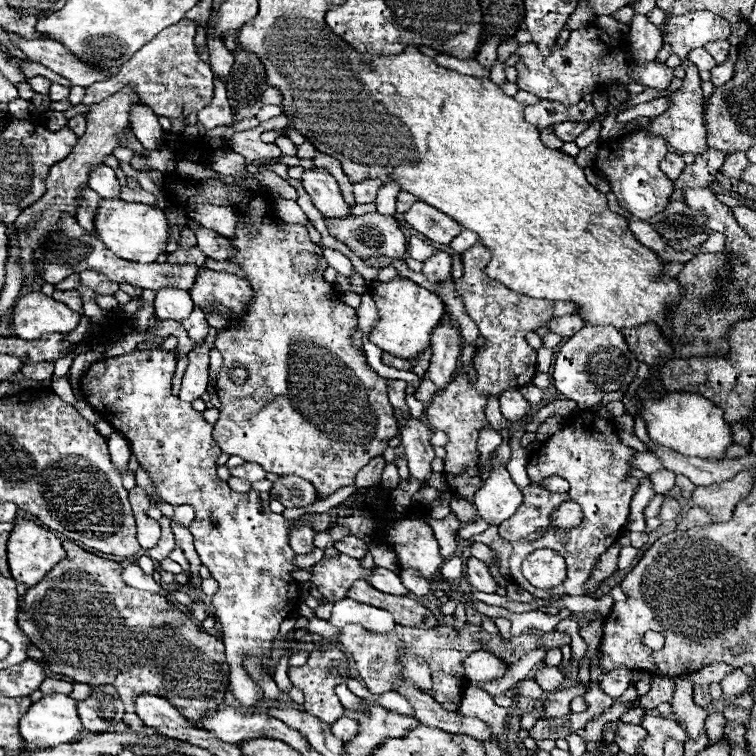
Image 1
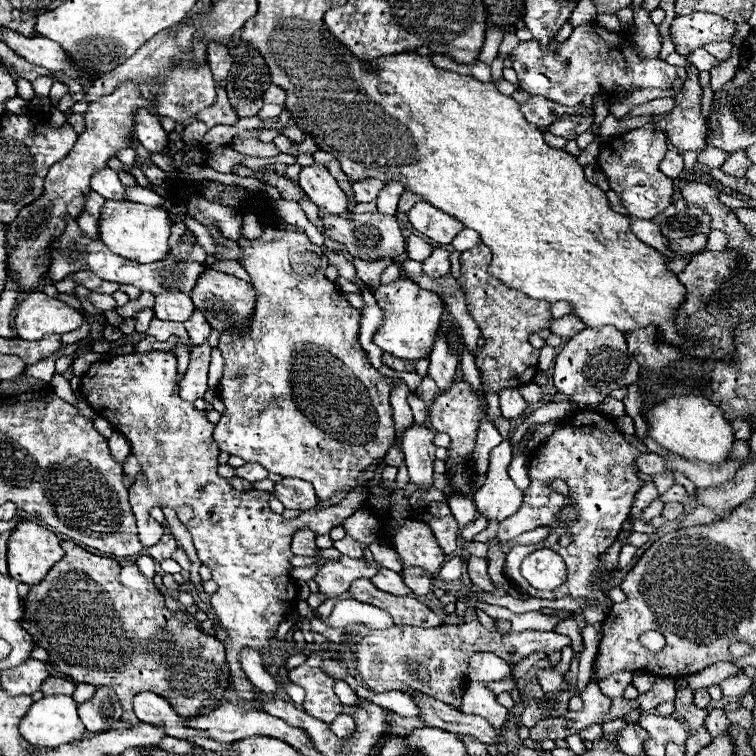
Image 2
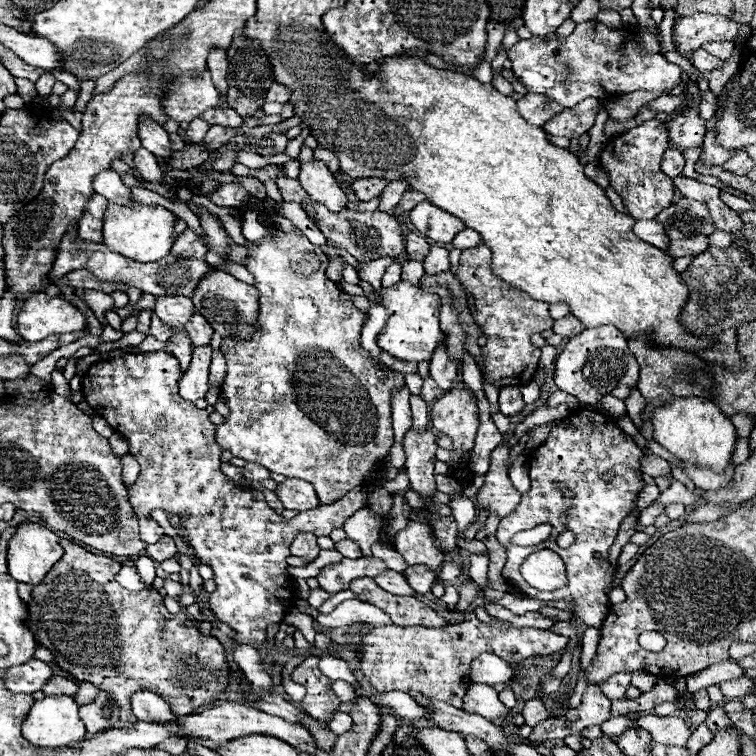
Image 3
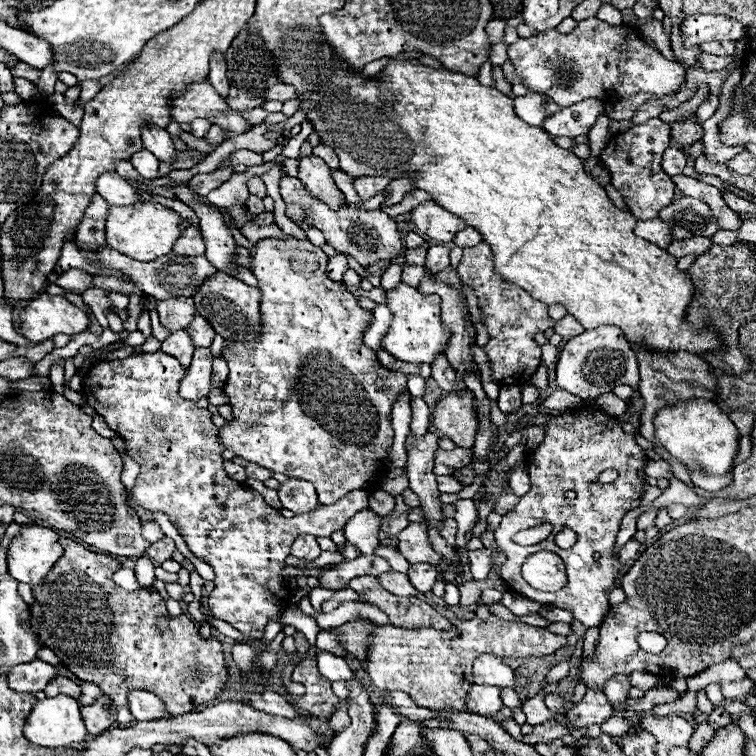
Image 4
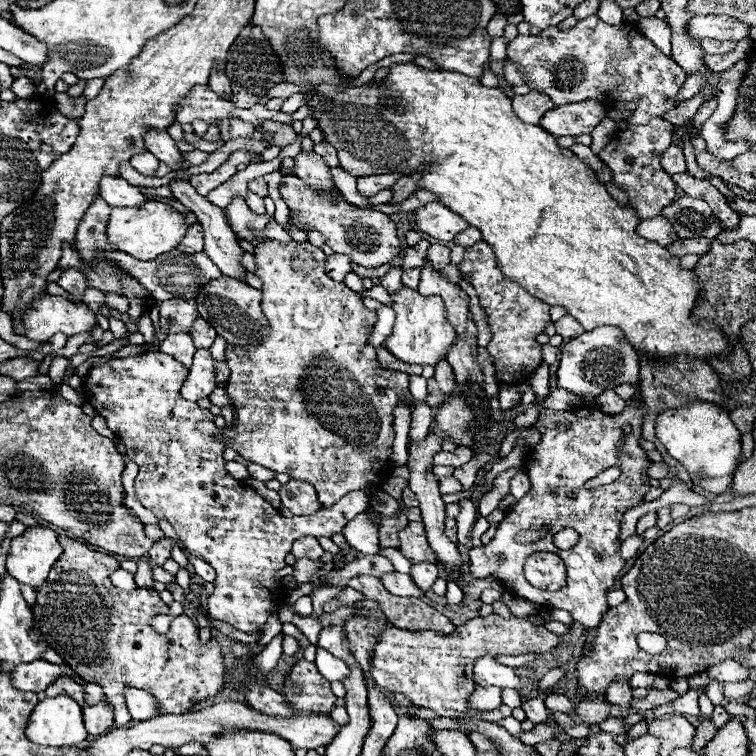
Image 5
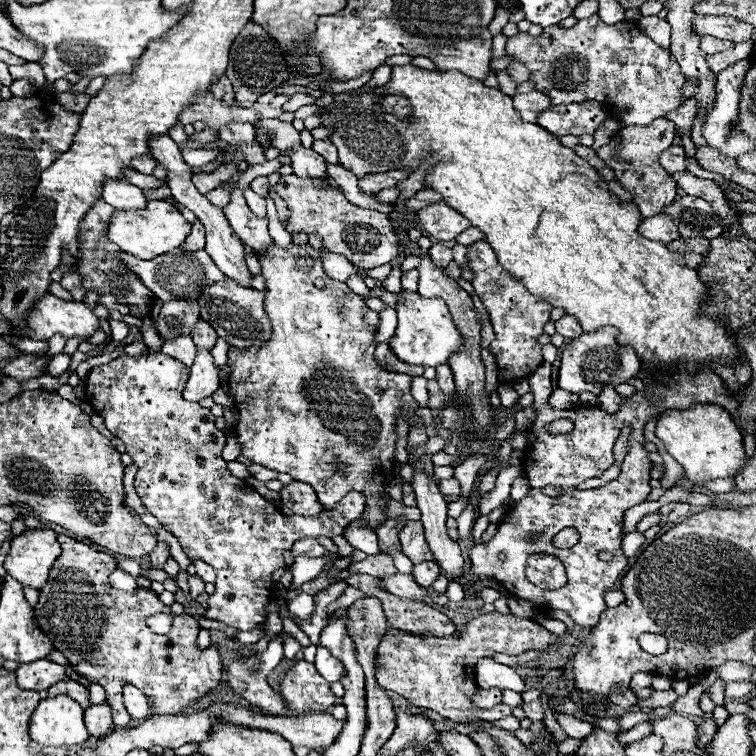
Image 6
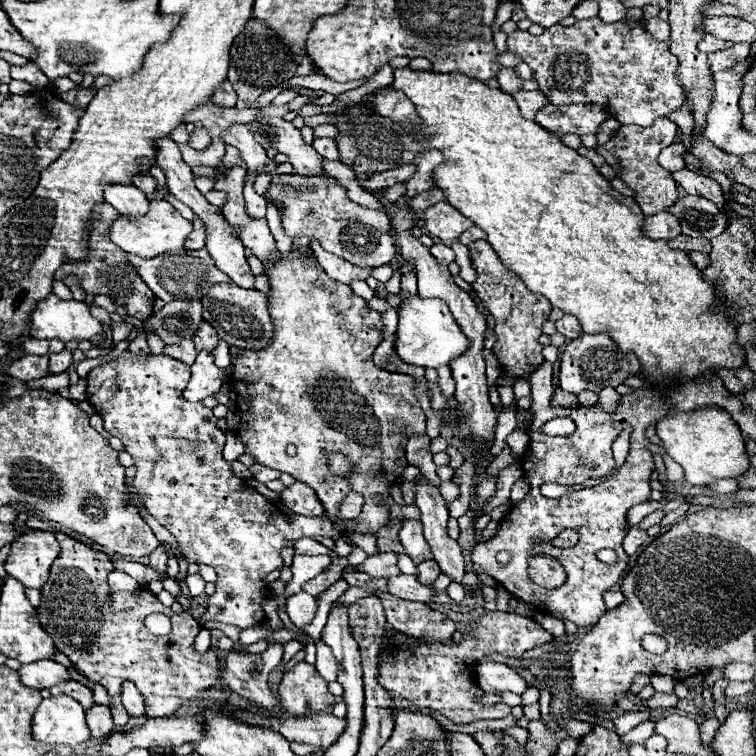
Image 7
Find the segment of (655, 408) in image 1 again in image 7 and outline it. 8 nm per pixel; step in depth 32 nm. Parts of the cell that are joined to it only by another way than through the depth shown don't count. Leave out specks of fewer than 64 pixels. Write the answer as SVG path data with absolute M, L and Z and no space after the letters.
M714 406L670 414L670 418L662 418L656 424L656 434L674 462L684 468L686 482L692 486L708 486L716 480L738 478L748 470L748 454L740 428L730 418L730 414L714 410Z

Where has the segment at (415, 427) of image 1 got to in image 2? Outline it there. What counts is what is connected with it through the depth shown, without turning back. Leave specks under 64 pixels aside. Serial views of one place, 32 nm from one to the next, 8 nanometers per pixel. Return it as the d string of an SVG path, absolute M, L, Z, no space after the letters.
M412 424L402 436L402 450L406 454L408 476L418 490L430 490L434 486L432 462L436 460L436 446L432 440L434 432L416 424Z

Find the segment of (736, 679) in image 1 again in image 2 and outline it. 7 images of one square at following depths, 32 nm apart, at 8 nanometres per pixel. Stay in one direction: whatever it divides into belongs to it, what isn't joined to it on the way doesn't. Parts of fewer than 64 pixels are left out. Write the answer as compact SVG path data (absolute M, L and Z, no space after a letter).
M738 674L738 676L732 676L732 678L722 681L719 686L723 696L742 698L752 688L752 678L748 678L746 674Z

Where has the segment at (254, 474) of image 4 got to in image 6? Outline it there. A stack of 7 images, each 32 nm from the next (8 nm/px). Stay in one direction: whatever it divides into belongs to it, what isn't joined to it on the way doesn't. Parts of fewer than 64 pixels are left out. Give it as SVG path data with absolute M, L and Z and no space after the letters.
M258 464L248 466L248 470L250 470L250 474L252 474L256 480L260 480L260 482L268 482L268 480L276 480L276 478L278 478L278 472L274 472L274 470L270 470L270 468L264 468L264 466L258 466Z

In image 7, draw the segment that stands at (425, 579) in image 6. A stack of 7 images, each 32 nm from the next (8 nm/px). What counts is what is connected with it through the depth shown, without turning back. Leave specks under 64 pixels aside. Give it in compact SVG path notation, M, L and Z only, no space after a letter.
M426 560L426 562L418 564L418 580L422 584L432 584L440 574L442 574L442 570L440 570L438 562L434 562L434 560Z

